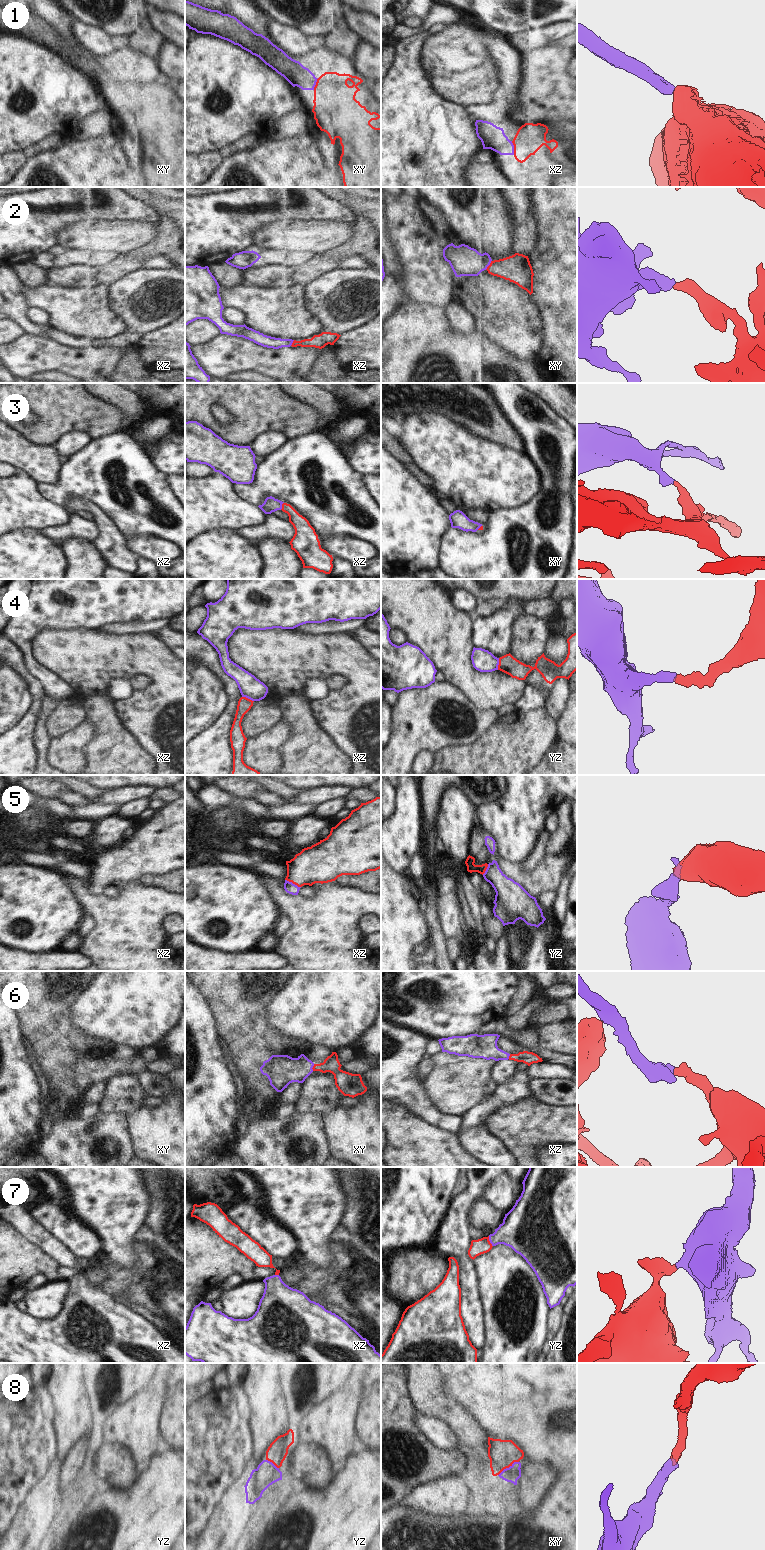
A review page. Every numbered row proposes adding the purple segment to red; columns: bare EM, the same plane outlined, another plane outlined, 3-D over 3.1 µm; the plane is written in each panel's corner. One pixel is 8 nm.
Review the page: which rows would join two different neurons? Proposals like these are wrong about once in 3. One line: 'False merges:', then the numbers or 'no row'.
False merges: 4.

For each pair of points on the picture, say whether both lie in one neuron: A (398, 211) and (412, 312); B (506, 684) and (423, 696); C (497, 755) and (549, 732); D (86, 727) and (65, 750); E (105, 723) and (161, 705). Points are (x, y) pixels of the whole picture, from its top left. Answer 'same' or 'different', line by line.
A: different
B: different
C: same
D: same
E: different

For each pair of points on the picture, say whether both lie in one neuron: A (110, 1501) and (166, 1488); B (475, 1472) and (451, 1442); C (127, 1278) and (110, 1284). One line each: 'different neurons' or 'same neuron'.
A: same neuron
B: different neurons
C: same neuron

